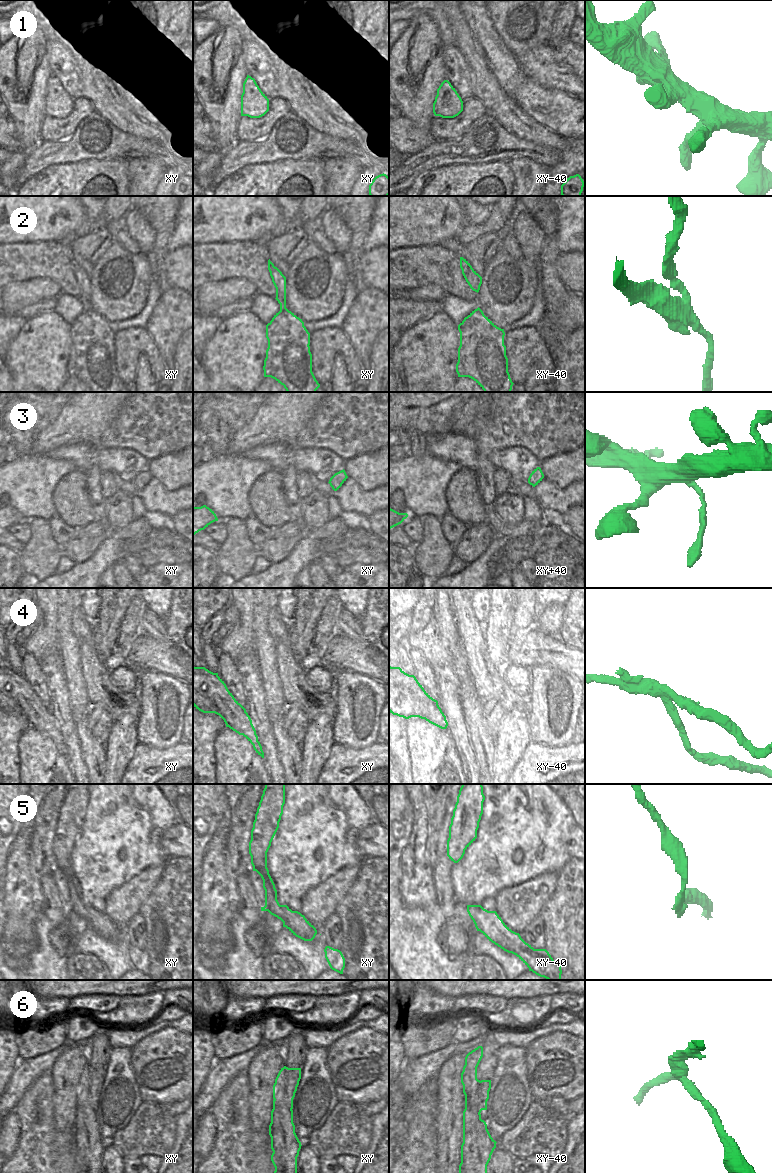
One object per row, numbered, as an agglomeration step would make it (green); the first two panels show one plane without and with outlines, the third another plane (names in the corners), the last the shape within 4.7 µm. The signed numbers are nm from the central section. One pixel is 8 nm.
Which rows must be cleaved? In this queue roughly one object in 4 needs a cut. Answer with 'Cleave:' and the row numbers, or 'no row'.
Cleave: 2, 4, 6

